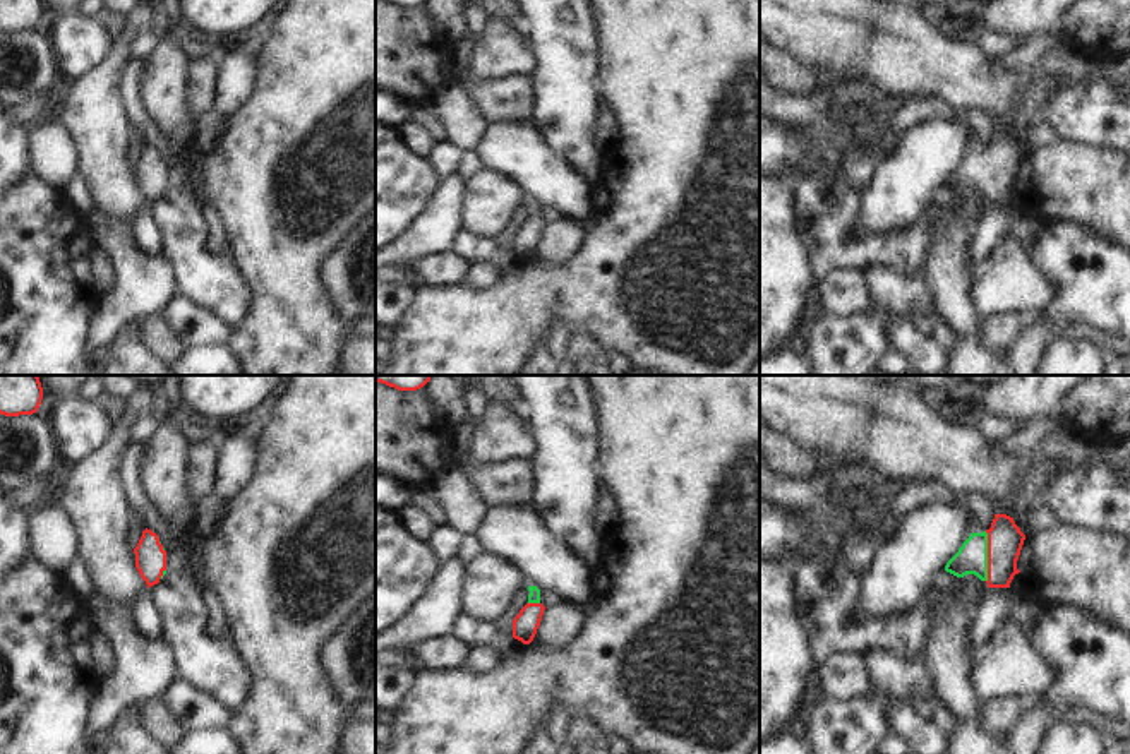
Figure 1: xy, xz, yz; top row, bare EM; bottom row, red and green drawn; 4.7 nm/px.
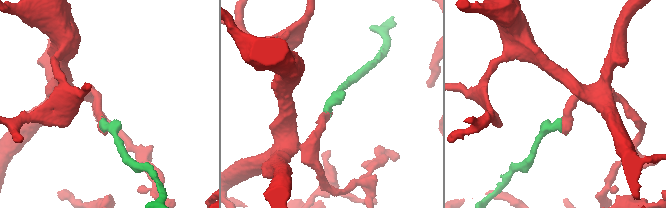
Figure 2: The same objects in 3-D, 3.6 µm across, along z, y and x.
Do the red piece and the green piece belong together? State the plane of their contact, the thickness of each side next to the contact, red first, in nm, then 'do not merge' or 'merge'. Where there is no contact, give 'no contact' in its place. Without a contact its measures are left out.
contact in yz; calibres 170 and 140 nm; merge

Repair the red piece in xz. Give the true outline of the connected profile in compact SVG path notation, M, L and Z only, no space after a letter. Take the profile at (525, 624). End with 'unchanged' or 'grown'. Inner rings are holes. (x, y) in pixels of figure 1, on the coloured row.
M528 586L528 603L513 620L513 637L530 644L537 634L545 607L540 603L540 589Z; grown

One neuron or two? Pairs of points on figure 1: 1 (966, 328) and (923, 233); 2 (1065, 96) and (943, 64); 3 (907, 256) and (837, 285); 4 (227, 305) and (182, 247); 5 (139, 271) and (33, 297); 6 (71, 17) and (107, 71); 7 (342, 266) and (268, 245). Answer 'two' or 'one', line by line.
1: two
2: two
3: two
4: one
5: two
6: two
7: two

